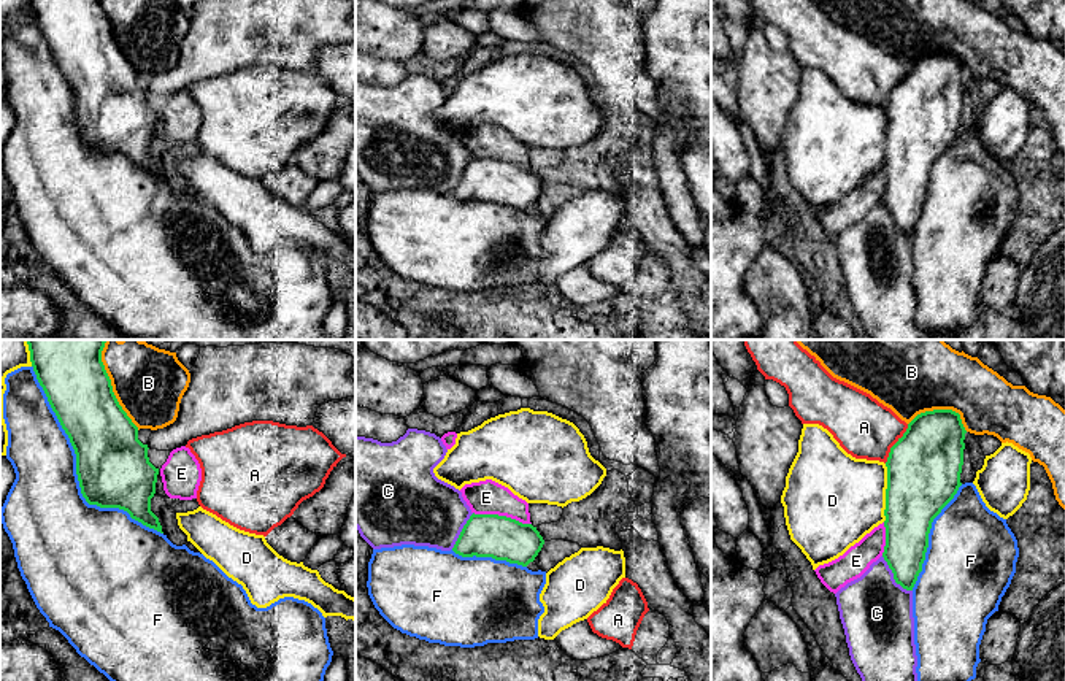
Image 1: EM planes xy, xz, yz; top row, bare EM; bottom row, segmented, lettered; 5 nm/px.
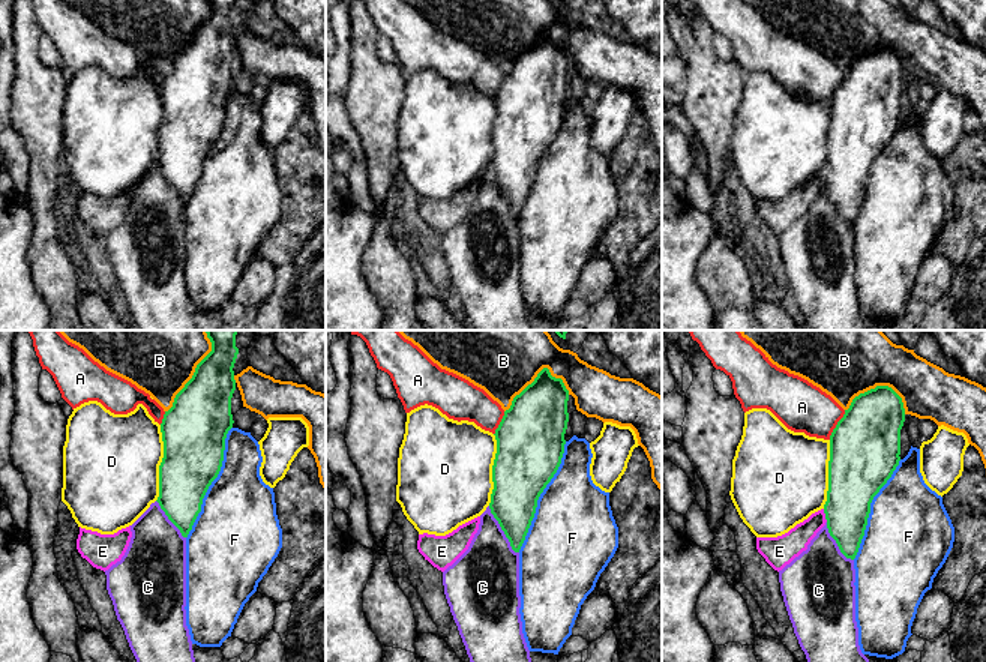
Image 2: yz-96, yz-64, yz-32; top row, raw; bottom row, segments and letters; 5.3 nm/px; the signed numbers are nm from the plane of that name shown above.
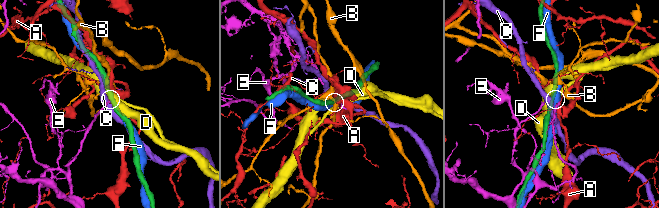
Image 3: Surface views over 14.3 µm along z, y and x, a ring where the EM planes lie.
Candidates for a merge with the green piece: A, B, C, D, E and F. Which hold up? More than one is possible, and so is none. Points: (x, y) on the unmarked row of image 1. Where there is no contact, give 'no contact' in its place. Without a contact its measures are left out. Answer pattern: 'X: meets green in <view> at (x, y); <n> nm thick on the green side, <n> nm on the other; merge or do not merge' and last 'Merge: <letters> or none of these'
A: meets green in yz at (895, 88); 380 nm thick on the green side, 300 nm on the other; do not merge
B: meets green in xy at (113, 37); 340 nm thick on the green side, 340 nm on the other; do not merge
C: meets green in yz at (894, 221); 220 nm thick on the green side, 360 nm on the other; do not merge
D: meets green in yz at (886, 137); 380 nm thick on the green side, 460 nm on the other; do not merge
E: meets green in xz at (502, 161); 220 nm thick on the green side, 180 nm on the other; do not merge
F: meets green in xy at (76, 116); 380 nm thick on the green side, 400 nm on the other; merge
Merge: F

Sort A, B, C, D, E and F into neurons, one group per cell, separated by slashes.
A / B / C / D / E / F

